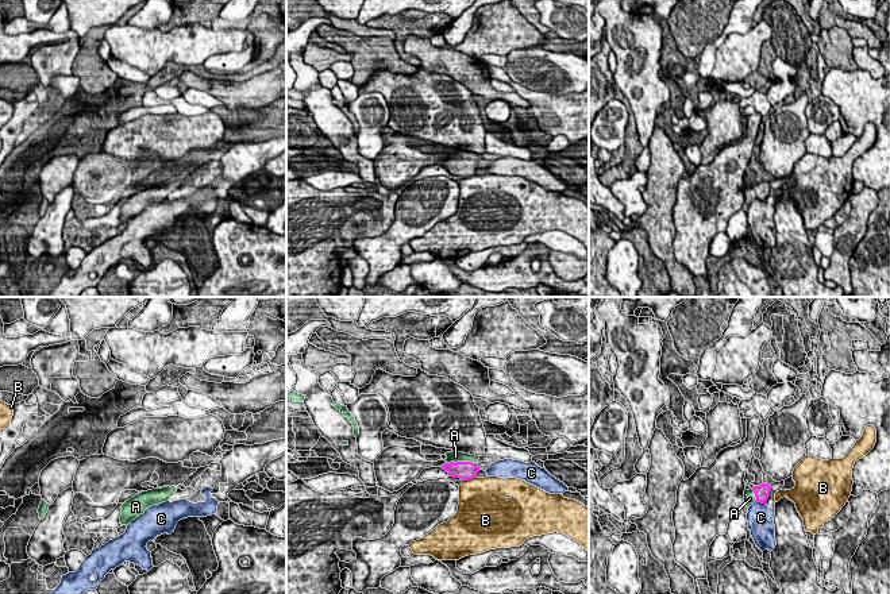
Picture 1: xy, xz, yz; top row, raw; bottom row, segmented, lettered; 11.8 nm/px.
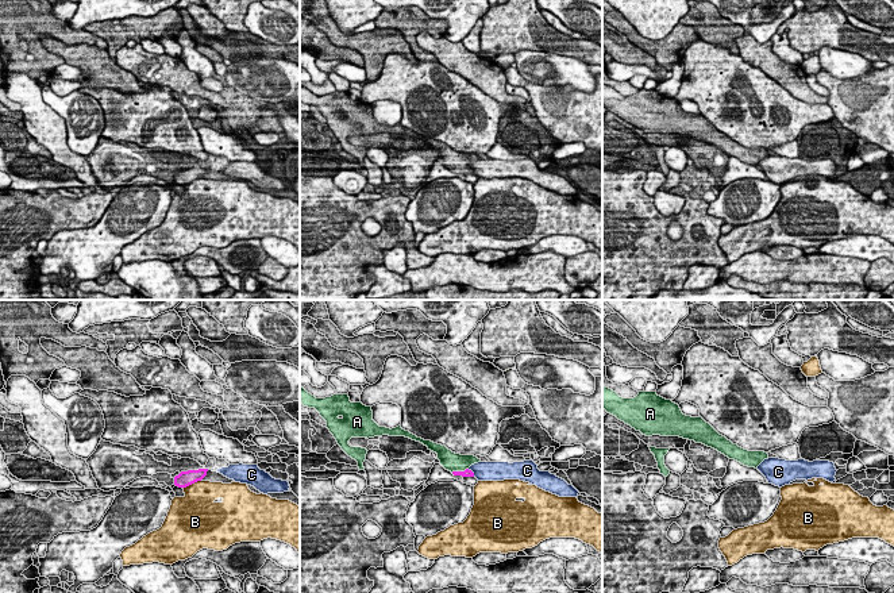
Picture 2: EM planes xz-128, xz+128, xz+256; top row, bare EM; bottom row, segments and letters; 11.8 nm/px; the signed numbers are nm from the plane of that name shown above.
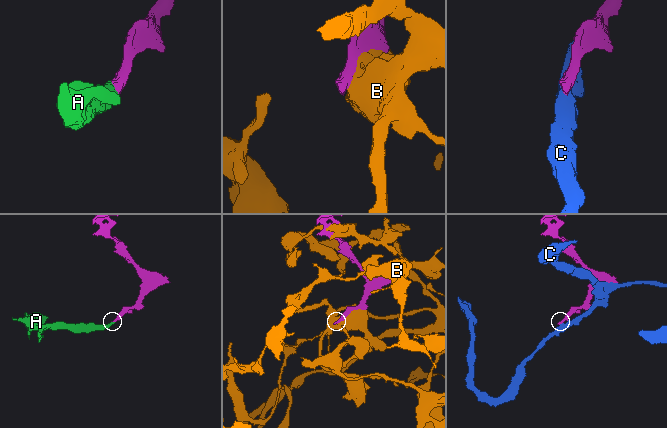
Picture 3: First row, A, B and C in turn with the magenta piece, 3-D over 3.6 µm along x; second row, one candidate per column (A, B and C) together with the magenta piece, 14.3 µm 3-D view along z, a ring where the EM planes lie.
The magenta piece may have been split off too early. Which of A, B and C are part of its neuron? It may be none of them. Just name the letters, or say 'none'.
A

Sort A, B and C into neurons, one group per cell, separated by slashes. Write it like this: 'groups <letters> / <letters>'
groups A / B / C

